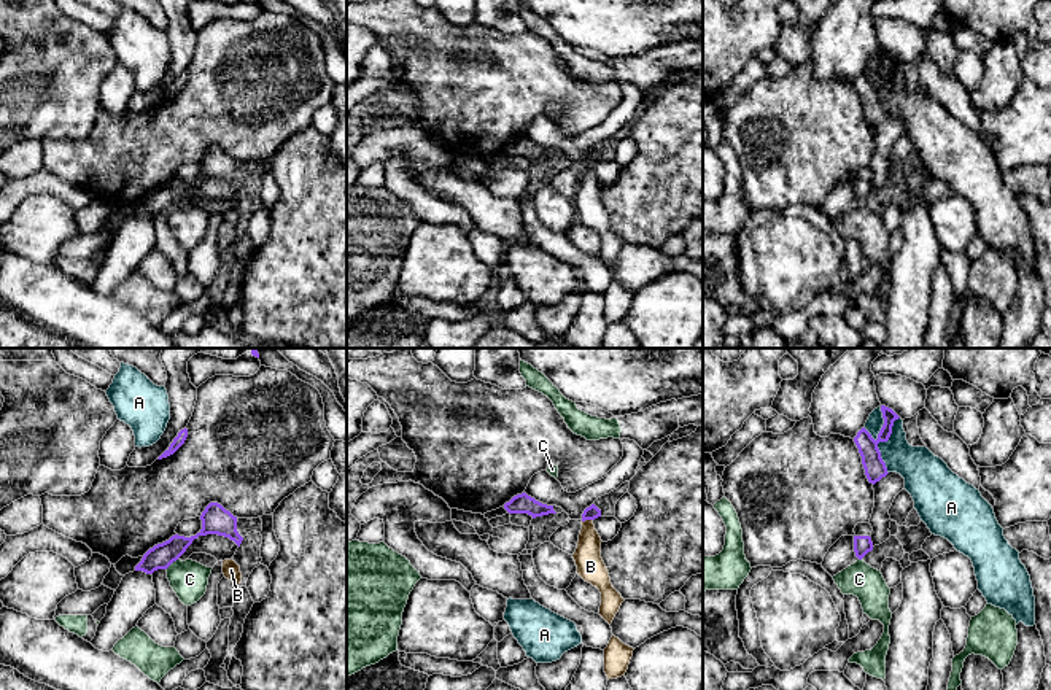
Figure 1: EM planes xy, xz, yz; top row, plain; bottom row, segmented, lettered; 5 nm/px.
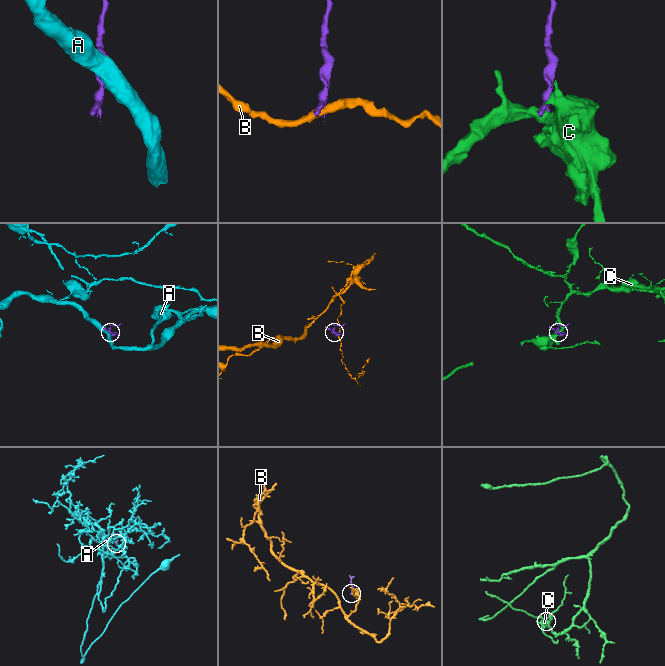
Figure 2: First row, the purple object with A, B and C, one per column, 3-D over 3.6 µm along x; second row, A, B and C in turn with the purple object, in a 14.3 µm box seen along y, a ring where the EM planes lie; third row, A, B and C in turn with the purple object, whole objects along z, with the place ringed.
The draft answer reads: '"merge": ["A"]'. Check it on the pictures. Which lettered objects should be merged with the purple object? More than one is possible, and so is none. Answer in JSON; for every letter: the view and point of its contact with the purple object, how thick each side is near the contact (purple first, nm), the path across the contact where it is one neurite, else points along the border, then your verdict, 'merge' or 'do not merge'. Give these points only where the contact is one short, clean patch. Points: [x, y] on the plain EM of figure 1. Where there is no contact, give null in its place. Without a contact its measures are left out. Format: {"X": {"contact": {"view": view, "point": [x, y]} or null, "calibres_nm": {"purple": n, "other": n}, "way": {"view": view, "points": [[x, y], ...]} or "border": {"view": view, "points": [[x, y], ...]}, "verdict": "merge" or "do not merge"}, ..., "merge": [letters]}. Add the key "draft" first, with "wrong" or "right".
{"draft": "wrong", "A": {"contact": {"view": "yz", "point": [880, 85]}, "calibres_nm": {"purple": 110, "other": 200}, "border": {"view": "yz", "points": [[899, 61], [891, 80], [878, 88], [888, 116]]}, "verdict": "do not merge"}, "B": {"contact": {"view": "xz", "point": [587, 162]}, "calibres_nm": {"purple": 70, "other": 140}, "border": {"view": "xz", "points": [[592, 162], [582, 166]]}, "verdict": "do not merge"}, "C": {"contact": {"view": "xy", "point": [170, 207]}, "calibres_nm": {"purple": 120, "other": 190}, "border": {"view": "xy", "points": [[177, 202], [166, 212]]}, "verdict": "do not merge"}, "merge": []}

